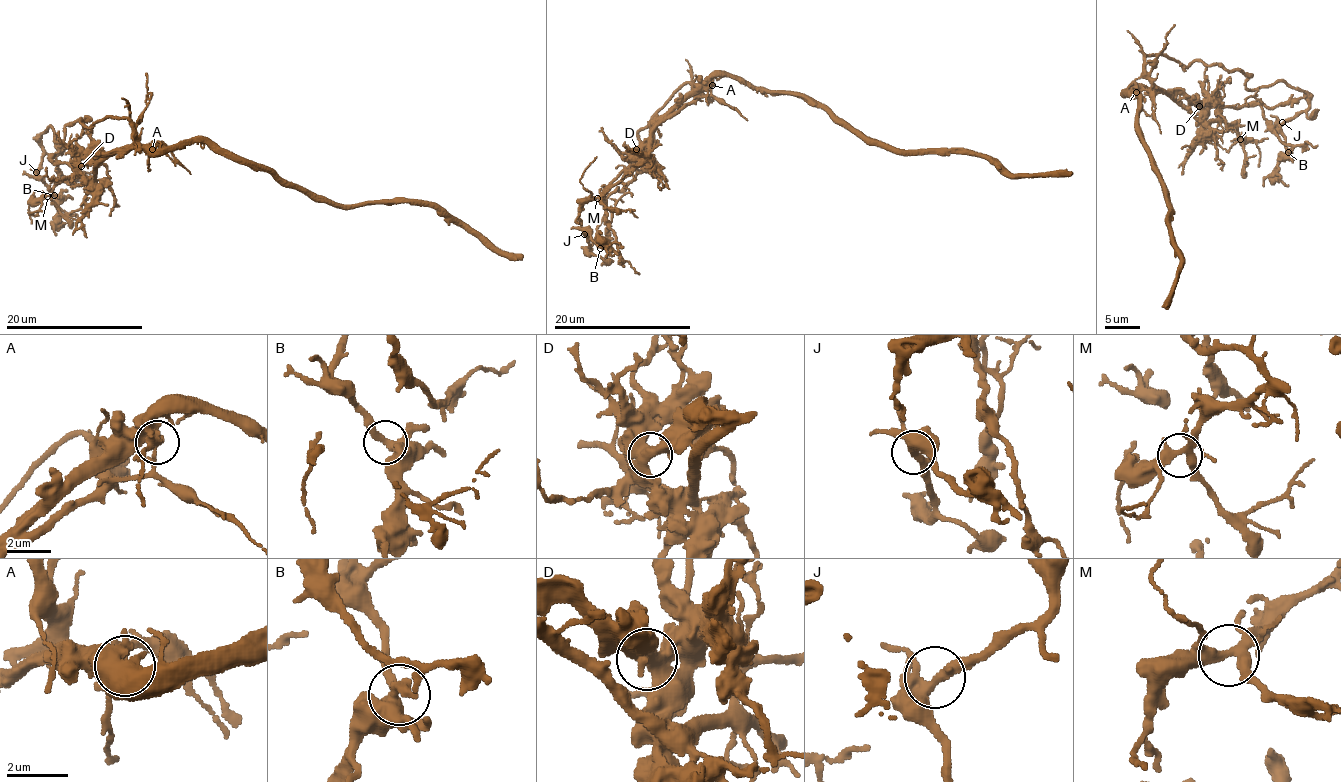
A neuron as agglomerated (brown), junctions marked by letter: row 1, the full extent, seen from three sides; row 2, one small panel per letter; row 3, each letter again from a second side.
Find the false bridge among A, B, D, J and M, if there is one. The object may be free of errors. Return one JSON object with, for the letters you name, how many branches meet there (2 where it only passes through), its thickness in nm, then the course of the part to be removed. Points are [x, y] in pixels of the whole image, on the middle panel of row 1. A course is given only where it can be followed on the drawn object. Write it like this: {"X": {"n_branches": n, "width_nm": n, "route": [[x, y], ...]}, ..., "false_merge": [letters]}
{"A": {"n_branches": 4, "width_nm": 360, "route": [[712, 85], [698, 97], [688, 83], [638, 132], [640, 172], [609, 196], [589, 254], [601, 232]]}, "false_merge": ["A"]}

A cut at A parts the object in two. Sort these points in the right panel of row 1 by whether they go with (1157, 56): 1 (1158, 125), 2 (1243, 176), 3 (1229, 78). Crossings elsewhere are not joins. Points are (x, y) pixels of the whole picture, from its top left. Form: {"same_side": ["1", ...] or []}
{"same_side": ["1", "2"]}

